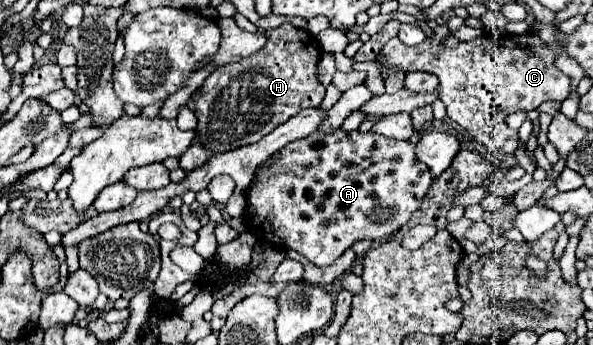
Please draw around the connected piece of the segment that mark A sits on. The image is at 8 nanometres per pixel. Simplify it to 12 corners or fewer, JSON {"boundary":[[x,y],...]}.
{"boundary":[[411,140],[289,142],[245,226],[325,268],[385,242],[433,180]]}

